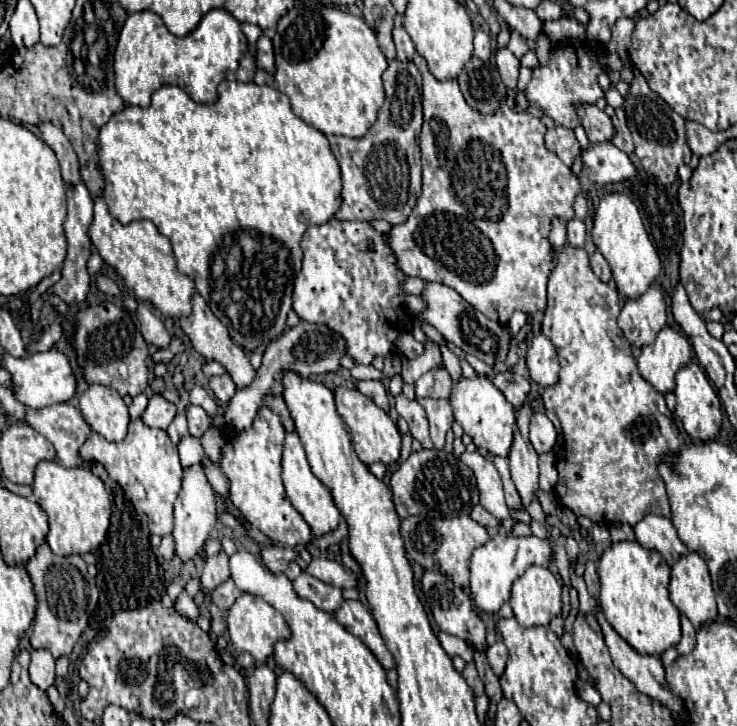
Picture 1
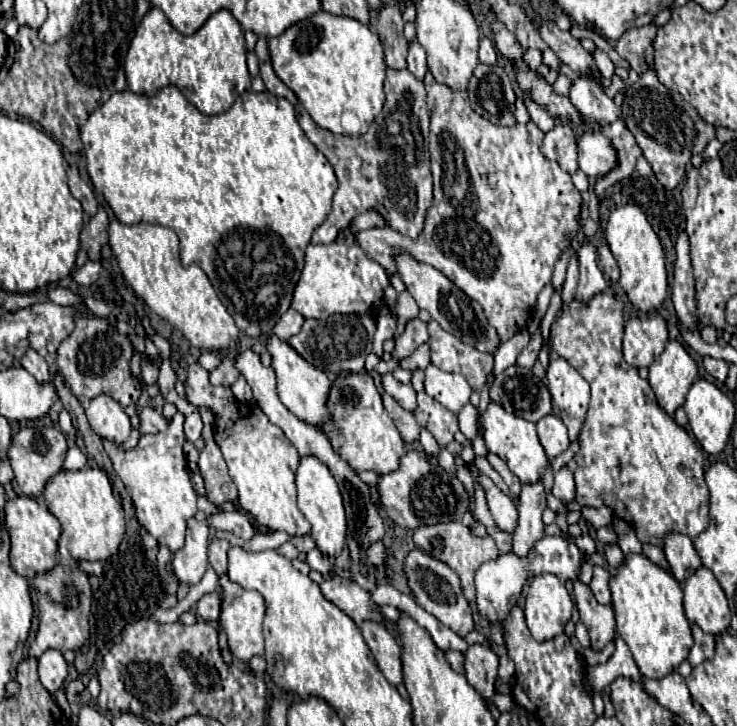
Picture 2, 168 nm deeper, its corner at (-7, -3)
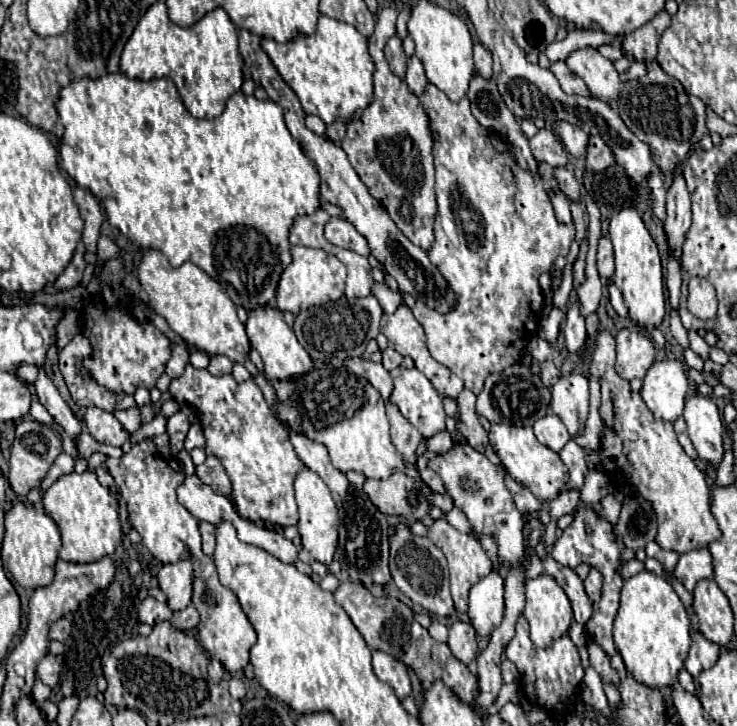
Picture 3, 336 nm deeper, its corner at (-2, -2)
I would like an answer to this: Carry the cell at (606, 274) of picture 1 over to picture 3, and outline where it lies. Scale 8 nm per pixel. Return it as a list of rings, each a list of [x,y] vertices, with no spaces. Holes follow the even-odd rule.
[[[607,236],[599,238],[599,248],[597,248],[597,270],[601,278],[611,278],[613,270],[615,270],[615,262],[613,262],[613,244]]]

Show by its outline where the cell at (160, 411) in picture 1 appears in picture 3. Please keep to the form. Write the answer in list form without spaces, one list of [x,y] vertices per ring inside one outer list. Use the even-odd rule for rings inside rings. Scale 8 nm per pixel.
[[[117,408],[117,410],[115,410],[115,416],[119,418],[119,422],[123,424],[123,428],[125,428],[129,434],[133,434],[135,430],[139,430],[139,426],[141,426],[139,408],[127,408],[127,410]]]

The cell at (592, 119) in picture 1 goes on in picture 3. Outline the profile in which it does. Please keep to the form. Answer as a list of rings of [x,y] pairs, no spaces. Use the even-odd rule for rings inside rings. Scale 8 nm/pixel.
[[[553,62],[551,64],[551,72],[557,76],[557,80],[559,80],[559,84],[561,84],[561,88],[565,92],[579,94],[579,96],[591,96],[591,92],[585,86],[585,82],[579,76],[575,76],[573,72],[569,72],[569,68],[567,68],[565,62]]]

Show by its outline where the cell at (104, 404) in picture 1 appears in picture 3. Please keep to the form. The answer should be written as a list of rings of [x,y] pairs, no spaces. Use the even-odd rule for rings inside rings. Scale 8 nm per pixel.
[[[91,406],[85,410],[83,422],[87,426],[87,432],[101,444],[121,446],[129,438],[129,432],[121,426],[113,412],[105,412],[101,408]]]

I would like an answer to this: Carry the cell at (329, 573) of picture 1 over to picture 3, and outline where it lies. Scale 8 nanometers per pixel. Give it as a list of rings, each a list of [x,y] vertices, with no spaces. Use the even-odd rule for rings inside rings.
[[[433,620],[429,626],[429,634],[437,642],[447,642],[449,635],[447,626],[436,620]]]

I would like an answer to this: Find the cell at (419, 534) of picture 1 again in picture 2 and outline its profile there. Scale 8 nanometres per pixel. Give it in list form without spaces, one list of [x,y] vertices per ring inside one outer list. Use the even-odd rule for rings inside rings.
[[[450,521],[450,523],[438,523],[438,525],[422,525],[414,531],[414,543],[418,549],[422,549],[424,553],[432,555],[434,559],[450,565],[450,569],[454,569],[460,577],[462,583],[462,593],[464,597],[472,603],[474,601],[474,573],[476,569],[484,563],[490,561],[494,557],[500,555],[494,539],[490,535],[486,537],[476,537],[470,527],[462,525],[460,521]]]

